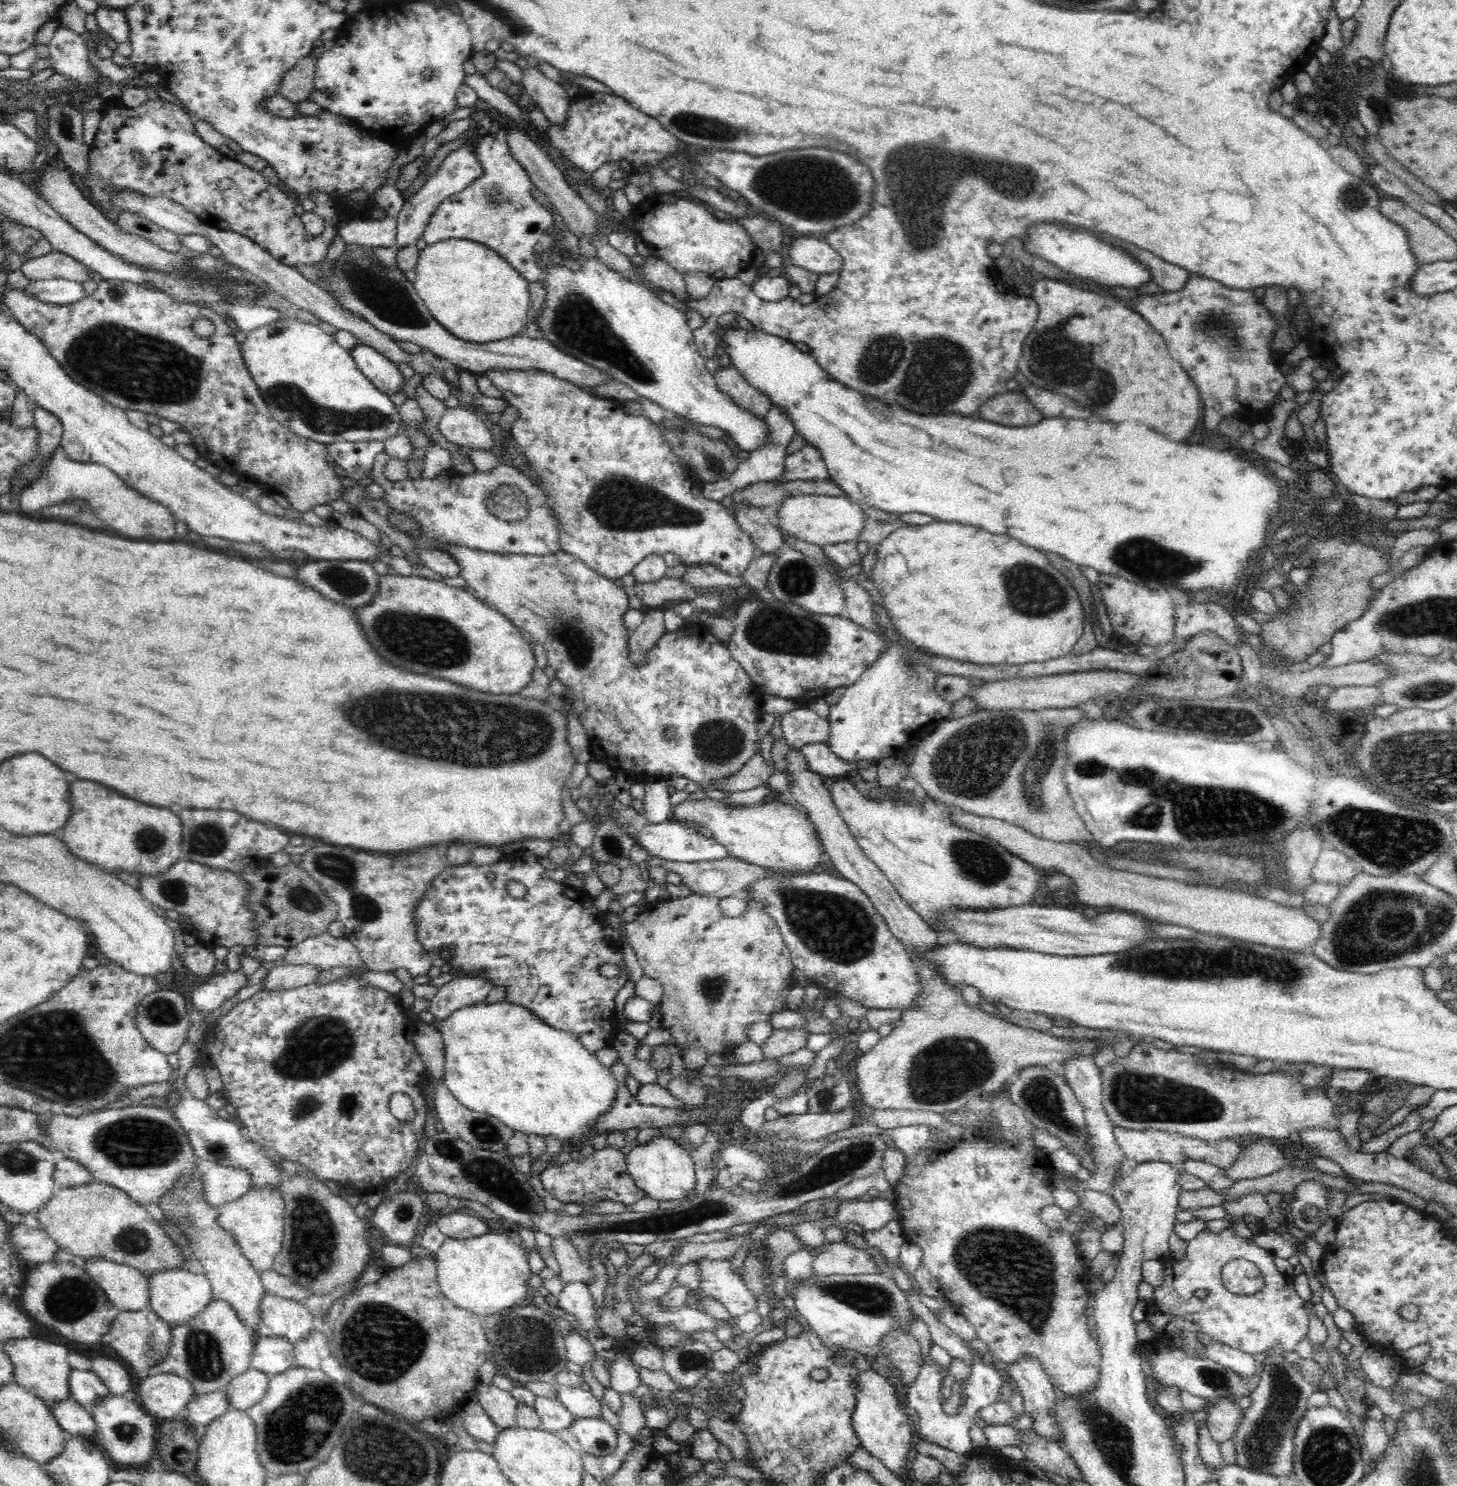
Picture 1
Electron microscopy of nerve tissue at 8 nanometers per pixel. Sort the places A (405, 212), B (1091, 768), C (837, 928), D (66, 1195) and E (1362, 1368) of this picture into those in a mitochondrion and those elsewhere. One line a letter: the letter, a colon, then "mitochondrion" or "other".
A: other
B: mitochondrion
C: mitochondrion
D: other
E: other

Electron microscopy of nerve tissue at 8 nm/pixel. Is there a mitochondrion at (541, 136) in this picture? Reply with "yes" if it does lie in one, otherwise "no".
no

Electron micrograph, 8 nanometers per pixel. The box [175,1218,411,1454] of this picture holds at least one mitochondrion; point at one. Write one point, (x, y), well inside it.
(206, 1361)

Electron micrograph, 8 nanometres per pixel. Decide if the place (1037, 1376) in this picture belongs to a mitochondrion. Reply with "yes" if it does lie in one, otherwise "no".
no

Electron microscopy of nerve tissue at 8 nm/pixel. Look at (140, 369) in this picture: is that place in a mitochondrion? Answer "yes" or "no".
yes

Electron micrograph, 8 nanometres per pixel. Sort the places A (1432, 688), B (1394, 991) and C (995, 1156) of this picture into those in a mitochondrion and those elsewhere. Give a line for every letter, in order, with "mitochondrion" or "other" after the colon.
A: mitochondrion
B: other
C: other

